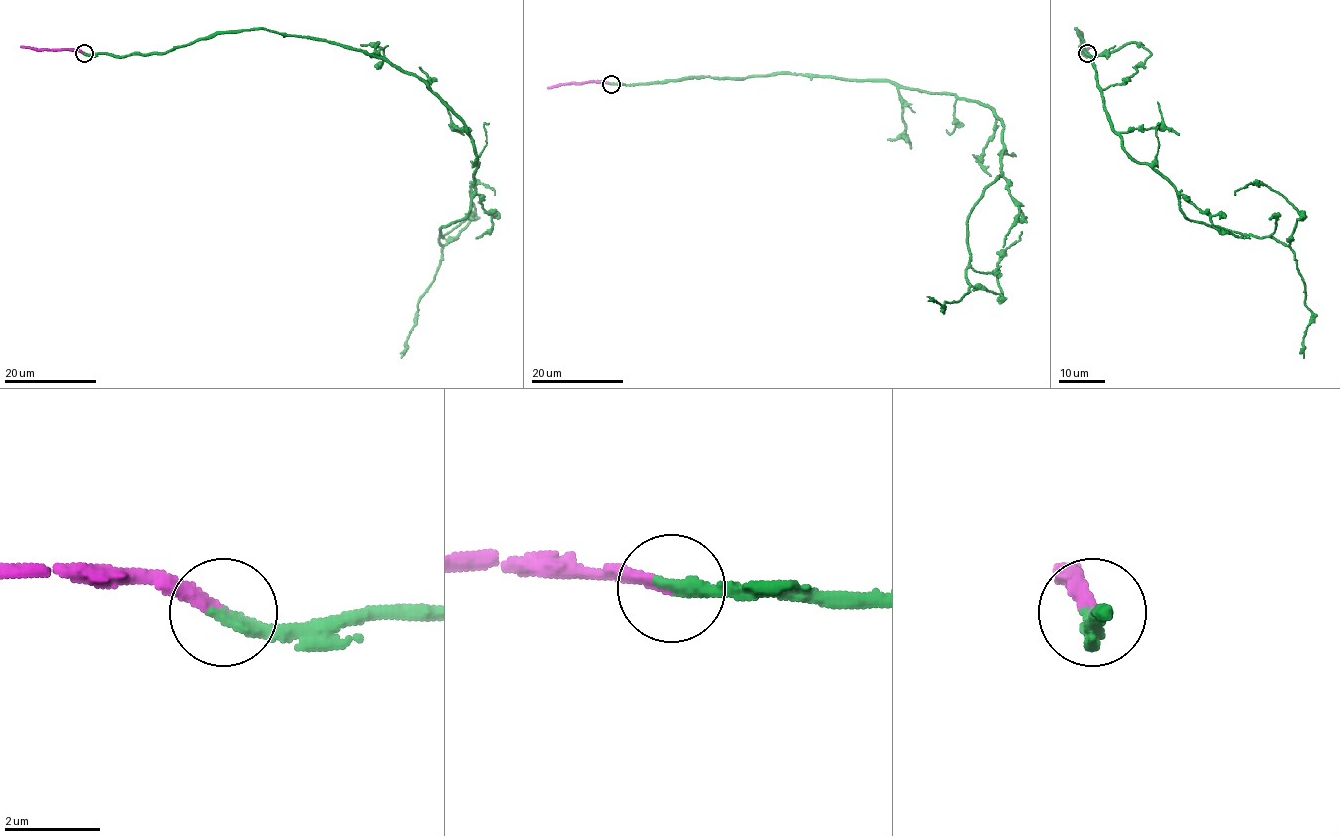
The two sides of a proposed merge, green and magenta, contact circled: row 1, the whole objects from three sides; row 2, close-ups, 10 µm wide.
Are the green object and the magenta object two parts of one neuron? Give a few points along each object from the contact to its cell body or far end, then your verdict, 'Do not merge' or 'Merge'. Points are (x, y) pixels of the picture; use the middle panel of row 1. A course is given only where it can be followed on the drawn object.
Course of green: (610, 84), (792, 73), (976, 100), (1003, 146), (967, 221), (971, 284), (1001, 297), (998, 261), (1022, 231). Course of magenta: (610, 84), (565, 83), (548, 89). Merge

